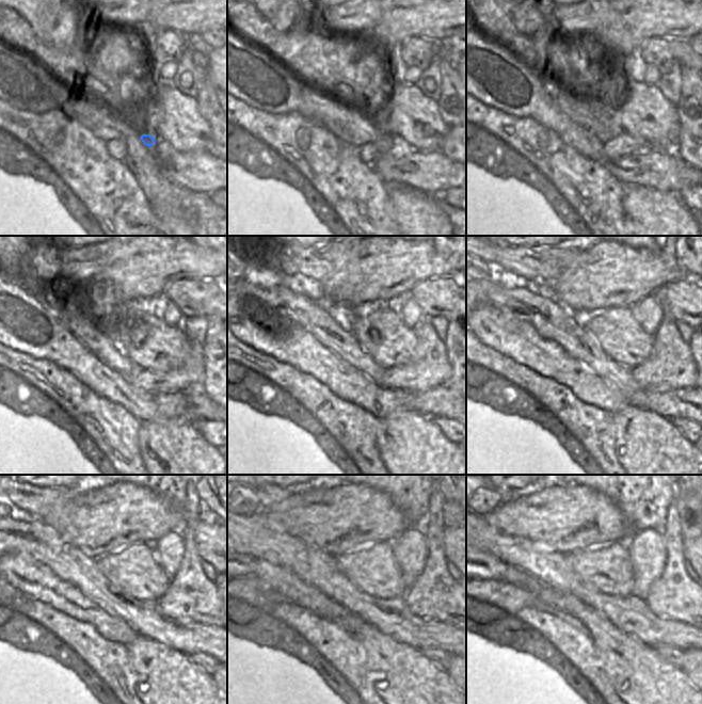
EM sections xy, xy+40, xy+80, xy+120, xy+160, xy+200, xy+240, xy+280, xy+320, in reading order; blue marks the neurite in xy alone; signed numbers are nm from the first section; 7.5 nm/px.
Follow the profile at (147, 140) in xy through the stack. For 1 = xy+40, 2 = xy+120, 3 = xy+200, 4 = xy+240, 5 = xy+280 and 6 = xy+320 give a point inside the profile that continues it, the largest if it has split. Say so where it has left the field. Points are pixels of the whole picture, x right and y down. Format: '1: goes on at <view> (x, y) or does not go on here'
1: goes on at xy+40 (368, 153)
2: goes on at xy+120 (189, 376)
3: goes on at xy+200 (670, 365)
4: goes on at xy+240 (192, 597)
5: goes on at xy+280 (434, 594)
6: goes on at xy+320 (674, 595)

